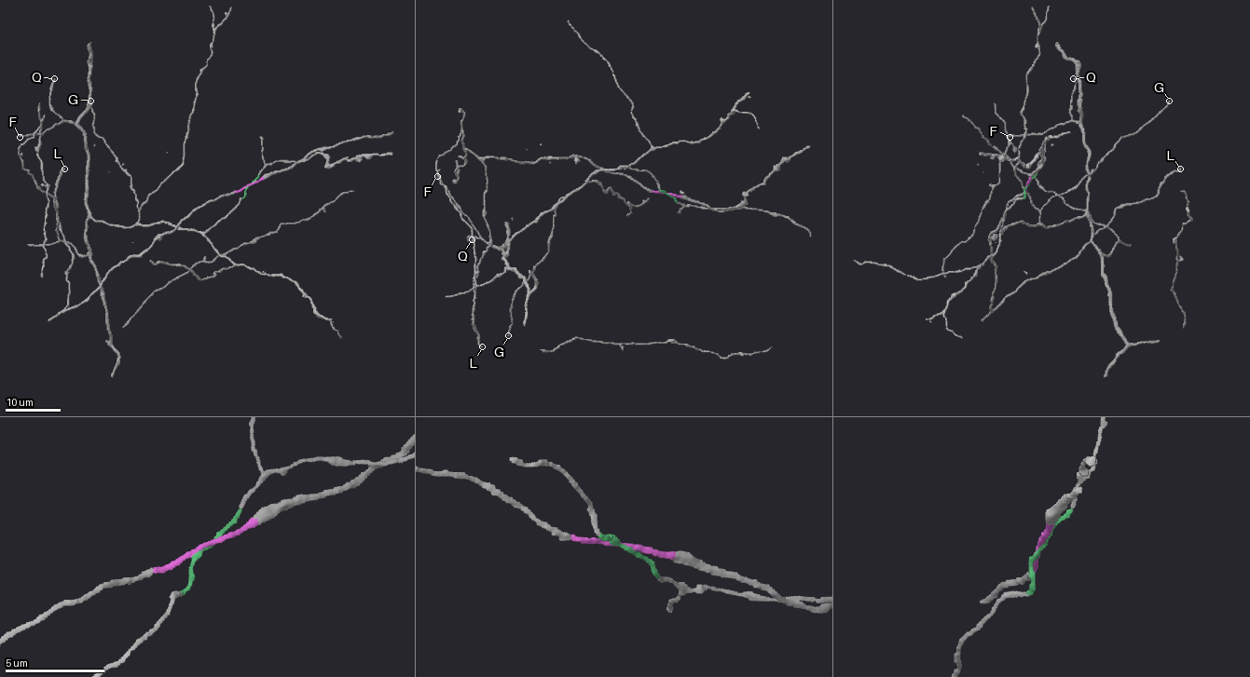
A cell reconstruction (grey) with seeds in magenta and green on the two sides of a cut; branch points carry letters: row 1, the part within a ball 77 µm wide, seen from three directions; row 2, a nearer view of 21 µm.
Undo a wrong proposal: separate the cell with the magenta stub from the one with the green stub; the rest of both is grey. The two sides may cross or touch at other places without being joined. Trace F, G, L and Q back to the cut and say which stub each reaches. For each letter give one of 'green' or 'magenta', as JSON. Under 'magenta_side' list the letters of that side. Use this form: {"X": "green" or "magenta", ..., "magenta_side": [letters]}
{"F": "green", "G": "green", "L": "magenta", "Q": "green", "magenta_side": ["L"]}

